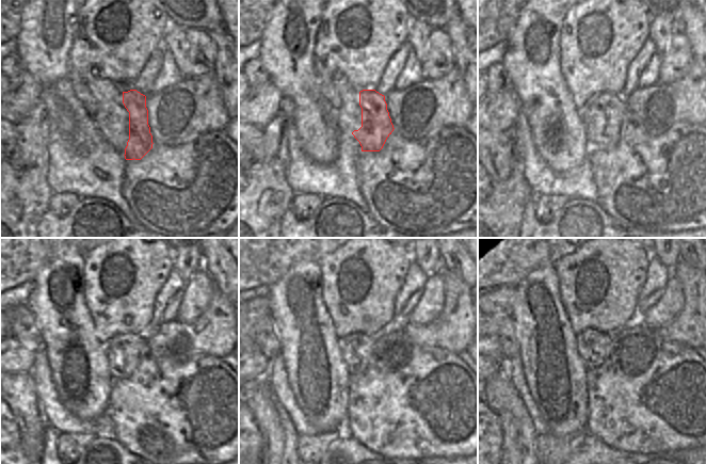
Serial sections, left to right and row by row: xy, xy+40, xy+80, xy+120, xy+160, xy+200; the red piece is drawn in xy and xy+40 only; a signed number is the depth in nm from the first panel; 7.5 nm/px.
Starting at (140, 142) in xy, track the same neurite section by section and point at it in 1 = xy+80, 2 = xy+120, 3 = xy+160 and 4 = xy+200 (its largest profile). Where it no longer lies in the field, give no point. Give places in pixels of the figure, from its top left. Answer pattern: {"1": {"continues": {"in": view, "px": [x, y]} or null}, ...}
{"1": {"continues": {"in": "xy+80", "px": [603, 114]}}, "2": {"continues": {"in": "xy+120", "px": [124, 352]}}, "3": {"continues": {"in": "xy+160", "px": [356, 349]}}, "4": {"continues": {"in": "xy+200", "px": [593, 347]}}}

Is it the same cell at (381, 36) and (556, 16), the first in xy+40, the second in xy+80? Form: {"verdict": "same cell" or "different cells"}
{"verdict": "different cells"}

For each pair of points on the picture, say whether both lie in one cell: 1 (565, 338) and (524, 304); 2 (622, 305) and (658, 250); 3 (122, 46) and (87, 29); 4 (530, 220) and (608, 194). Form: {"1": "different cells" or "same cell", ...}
{"1": "same cell", "2": "different cells", "3": "same cell", "4": "different cells"}

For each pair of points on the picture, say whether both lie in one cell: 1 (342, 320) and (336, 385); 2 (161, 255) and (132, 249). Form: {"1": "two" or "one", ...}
{"1": "two", "2": "one"}

